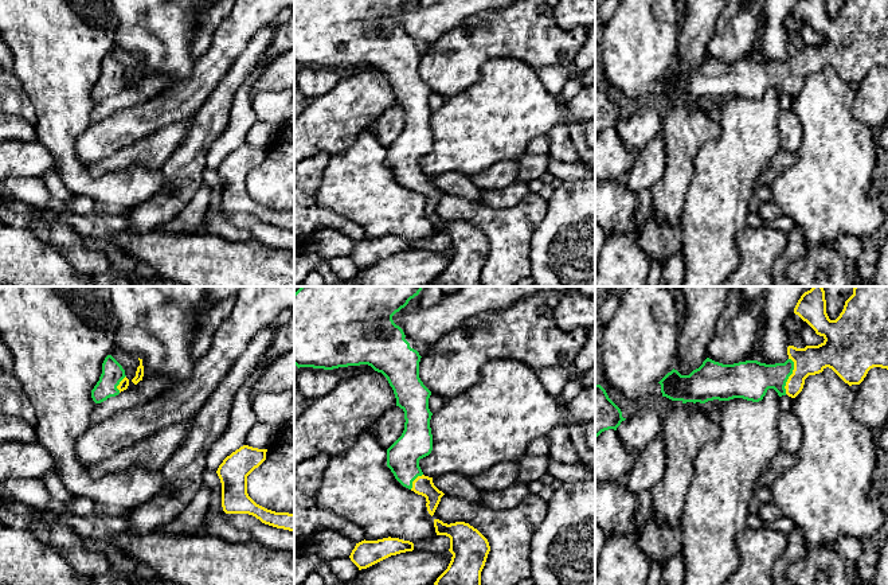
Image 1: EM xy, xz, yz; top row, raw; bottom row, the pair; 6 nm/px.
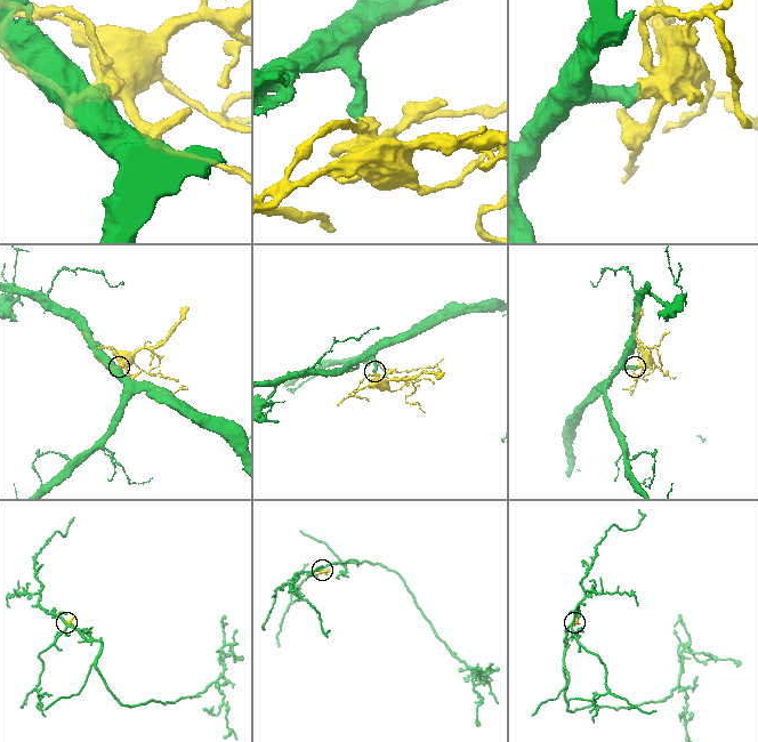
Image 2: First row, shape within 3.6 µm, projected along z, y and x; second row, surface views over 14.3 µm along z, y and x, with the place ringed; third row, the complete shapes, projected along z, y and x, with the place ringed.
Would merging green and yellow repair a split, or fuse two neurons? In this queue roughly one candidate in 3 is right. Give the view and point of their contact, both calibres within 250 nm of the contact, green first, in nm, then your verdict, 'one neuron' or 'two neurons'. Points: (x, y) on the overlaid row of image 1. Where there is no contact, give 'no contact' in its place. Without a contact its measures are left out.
yz (790, 374) | 240/170 nm | one neuron

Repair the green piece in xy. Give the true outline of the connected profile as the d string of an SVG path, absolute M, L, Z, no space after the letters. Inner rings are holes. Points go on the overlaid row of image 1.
M107 355L102 363L99 381L91 390L91 398L95 403L101 403L110 397L118 395L128 386L129 379L125 375L125 370L112 355Z

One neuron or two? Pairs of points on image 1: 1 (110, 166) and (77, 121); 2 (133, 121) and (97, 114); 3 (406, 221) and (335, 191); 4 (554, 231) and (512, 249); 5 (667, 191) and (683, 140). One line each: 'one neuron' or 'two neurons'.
1: two neurons
2: two neurons
3: one neuron
4: two neurons
5: one neuron

